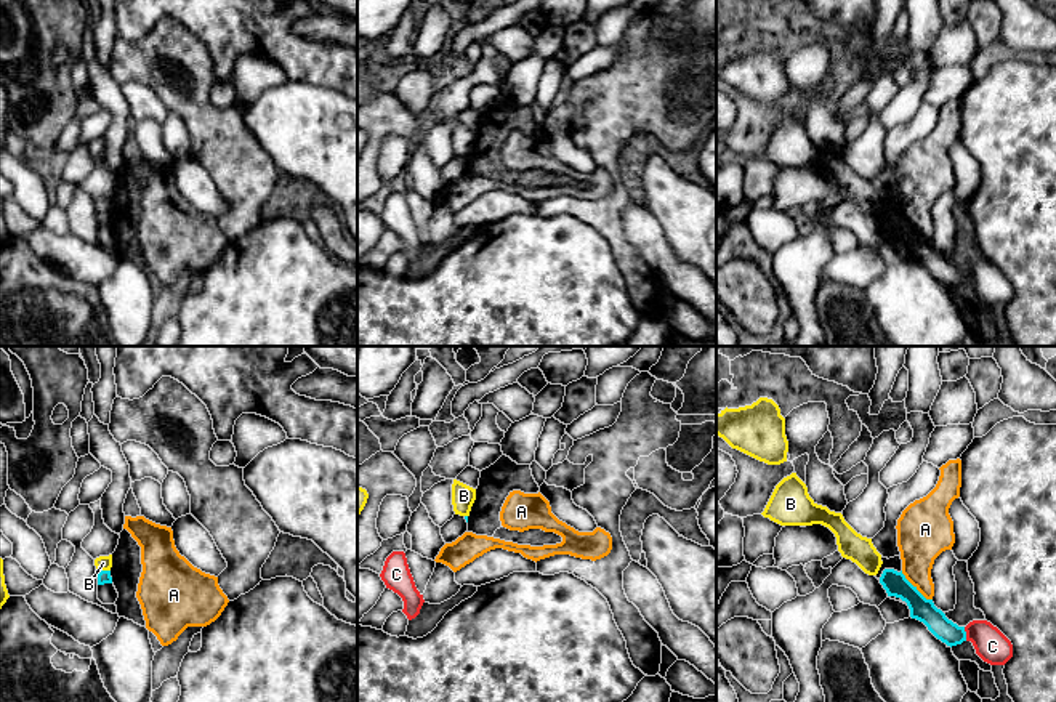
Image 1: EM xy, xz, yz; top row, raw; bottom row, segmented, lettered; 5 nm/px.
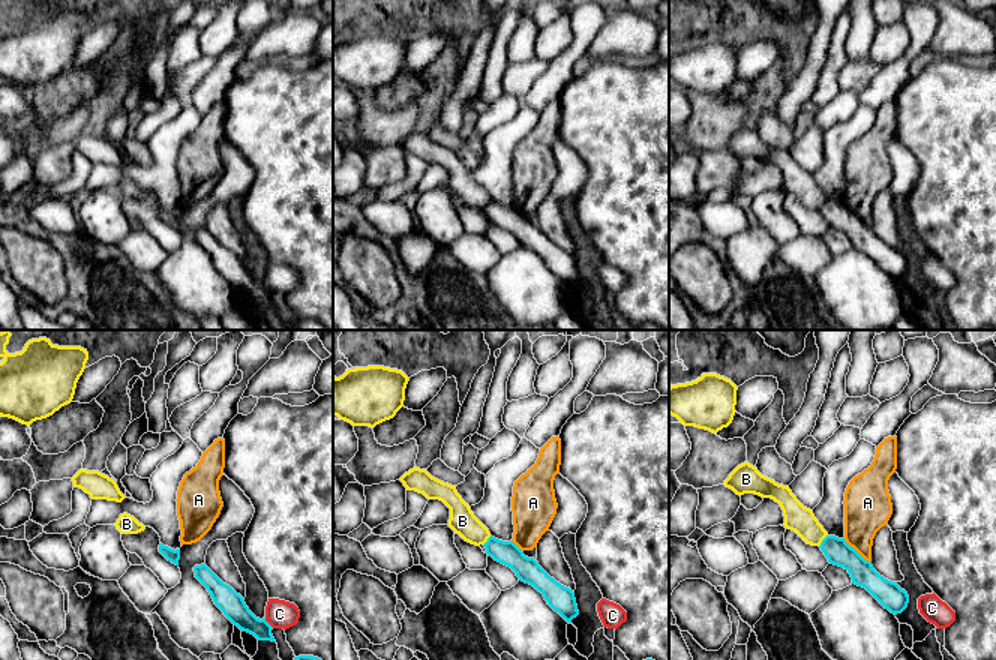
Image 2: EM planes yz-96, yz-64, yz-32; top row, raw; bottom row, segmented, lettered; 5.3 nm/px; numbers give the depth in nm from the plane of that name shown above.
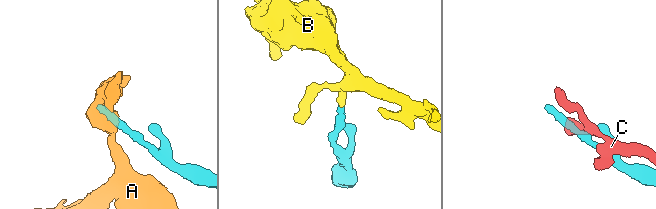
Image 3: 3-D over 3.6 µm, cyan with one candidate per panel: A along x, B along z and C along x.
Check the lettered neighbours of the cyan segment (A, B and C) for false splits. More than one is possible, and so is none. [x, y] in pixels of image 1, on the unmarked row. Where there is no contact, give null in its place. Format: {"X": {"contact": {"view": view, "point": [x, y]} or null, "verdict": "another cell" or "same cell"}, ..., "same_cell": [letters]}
{"A": {"contact": {"view": "yz", "point": [915, 228]}, "verdict": "another cell"}, "B": {"contact": {"view": "xy", "point": [103, 212]}, "verdict": "another cell"}, "C": {"contact": {"view": "yz", "point": [965, 274]}, "verdict": "another cell"}, "same_cell": []}

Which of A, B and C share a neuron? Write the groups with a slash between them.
A / B / C

